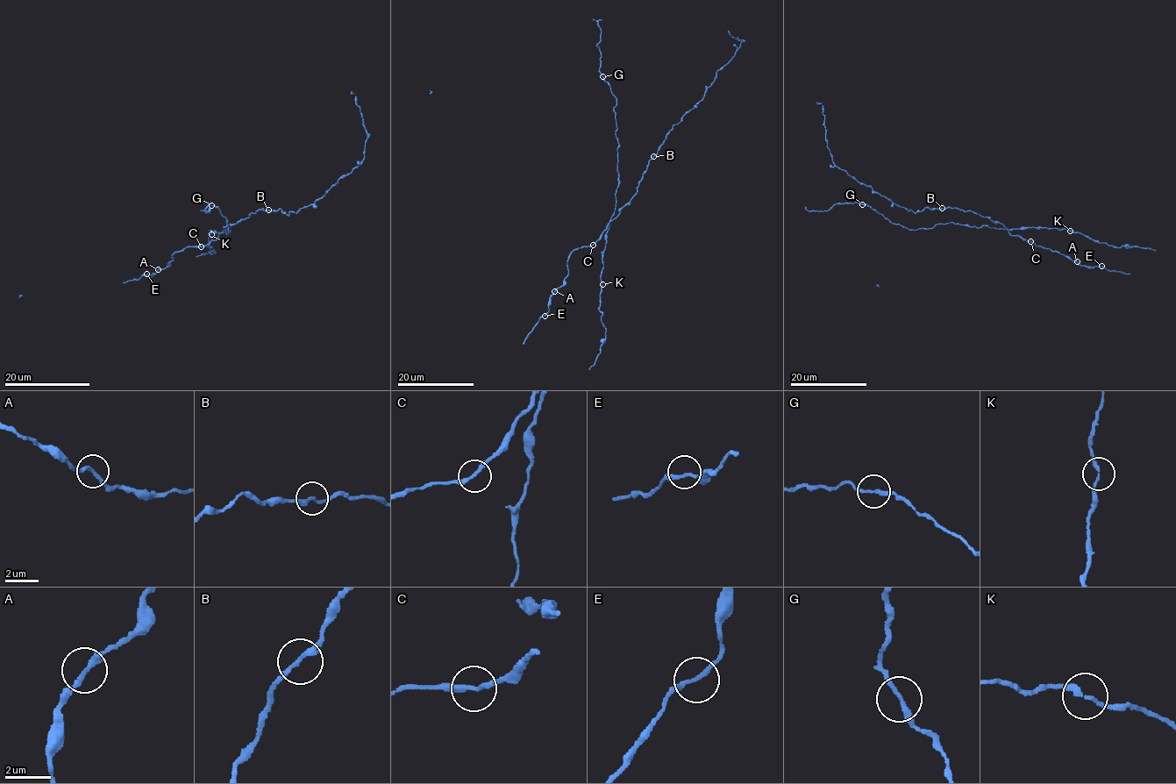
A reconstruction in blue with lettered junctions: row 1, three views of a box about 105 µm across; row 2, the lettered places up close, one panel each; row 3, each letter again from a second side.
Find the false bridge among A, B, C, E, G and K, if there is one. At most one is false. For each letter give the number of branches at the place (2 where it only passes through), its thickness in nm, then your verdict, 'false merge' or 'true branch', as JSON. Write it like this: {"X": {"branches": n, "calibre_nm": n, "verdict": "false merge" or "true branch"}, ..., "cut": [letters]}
{"A": {"branches": 2, "calibre_nm": 240, "verdict": "true branch"}, "B": {"branches": 2, "calibre_nm": 220, "verdict": "true branch"}, "C": {"branches": 2, "calibre_nm": 240, "verdict": "true branch"}, "E": {"branches": 2, "calibre_nm": 200, "verdict": "true branch"}, "G": {"branches": 2, "calibre_nm": 220, "verdict": "true branch"}, "K": {"branches": 2, "calibre_nm": 200, "verdict": "true branch"}, "cut": []}

